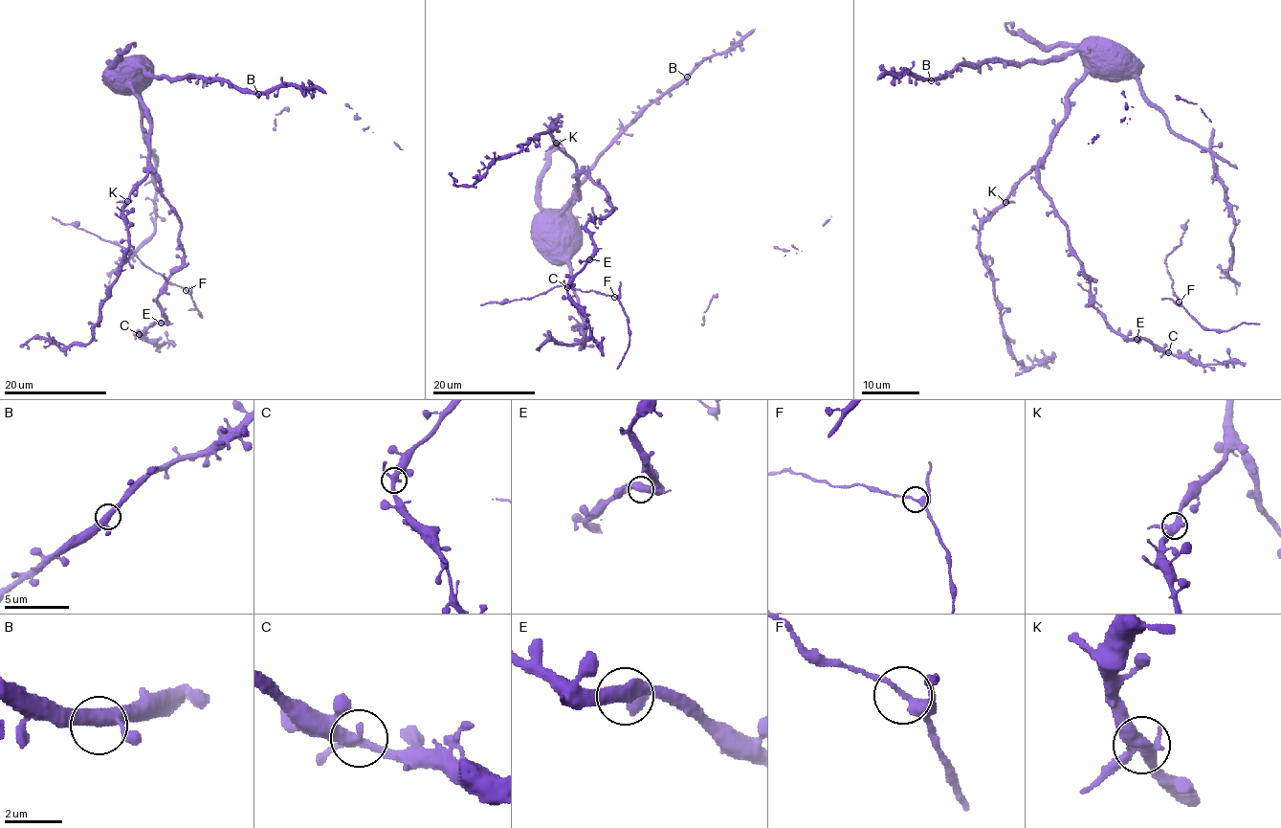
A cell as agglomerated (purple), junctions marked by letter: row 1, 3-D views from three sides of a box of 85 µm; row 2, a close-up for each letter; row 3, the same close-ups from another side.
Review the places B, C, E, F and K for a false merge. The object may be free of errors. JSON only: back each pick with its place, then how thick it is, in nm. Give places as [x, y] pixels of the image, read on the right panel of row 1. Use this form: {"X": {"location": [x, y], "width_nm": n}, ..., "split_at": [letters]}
{"split_at": []}

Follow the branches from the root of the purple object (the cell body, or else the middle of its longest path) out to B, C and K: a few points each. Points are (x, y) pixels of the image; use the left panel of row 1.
B: (161, 187), (150, 164), (150, 115), (132, 88), (132, 77), (139, 69), (155, 77), (224, 78), (258, 94)
C: (161, 187), (180, 221), (184, 255), (157, 299), (165, 322), (154, 322), (139, 334)
K: (161, 187), (159, 180), (149, 172), (127, 201)

